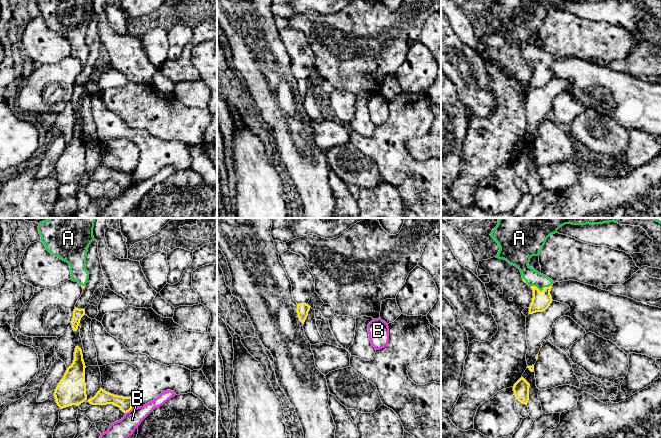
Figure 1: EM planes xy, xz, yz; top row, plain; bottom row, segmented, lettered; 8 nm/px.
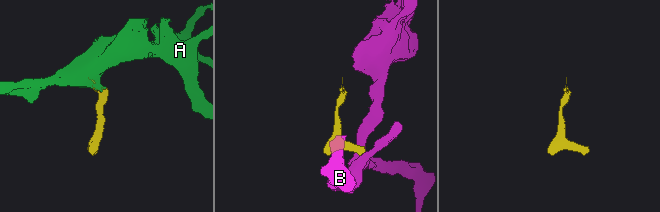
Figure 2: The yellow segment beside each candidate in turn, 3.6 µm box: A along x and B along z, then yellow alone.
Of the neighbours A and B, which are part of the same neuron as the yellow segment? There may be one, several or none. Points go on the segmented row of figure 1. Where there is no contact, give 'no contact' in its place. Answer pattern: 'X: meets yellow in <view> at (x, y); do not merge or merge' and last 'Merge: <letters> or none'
A: meets yellow in yz at (542, 290); merge
B: meets yellow in xy at (128, 411); do not merge
Merge: A

